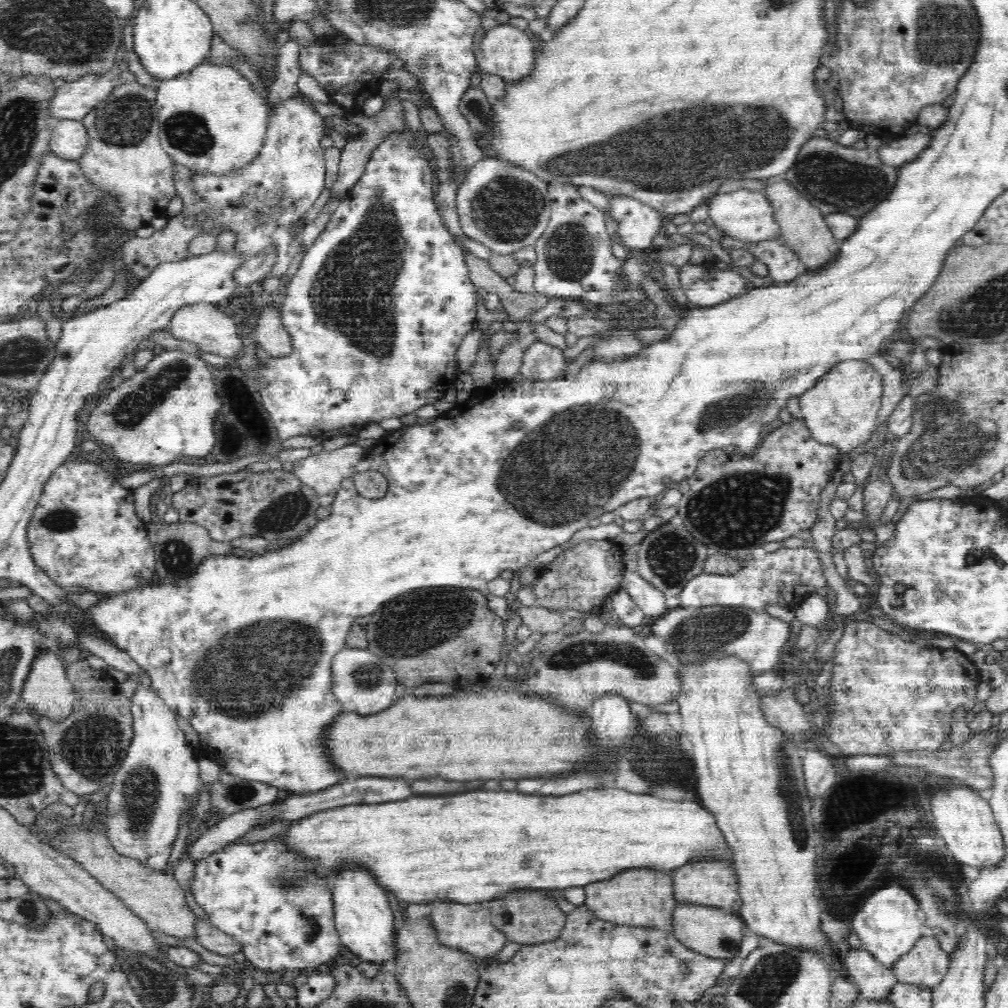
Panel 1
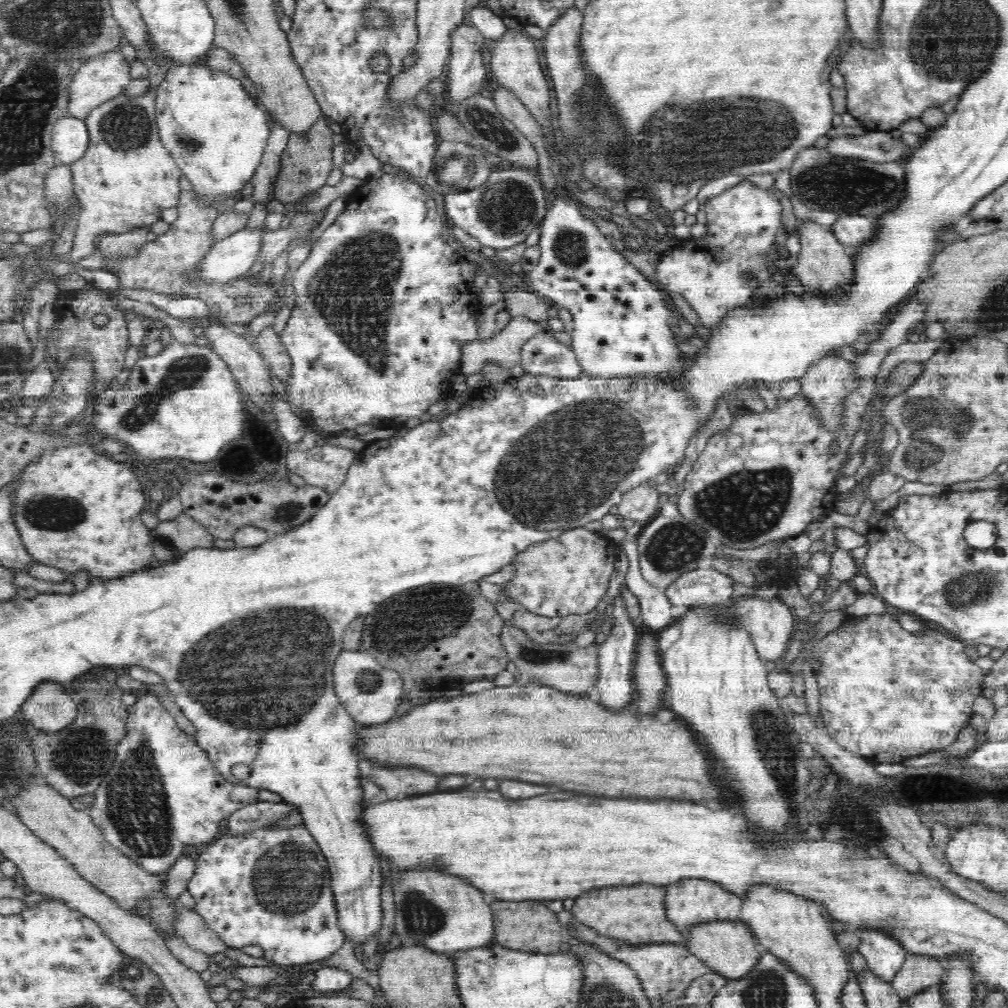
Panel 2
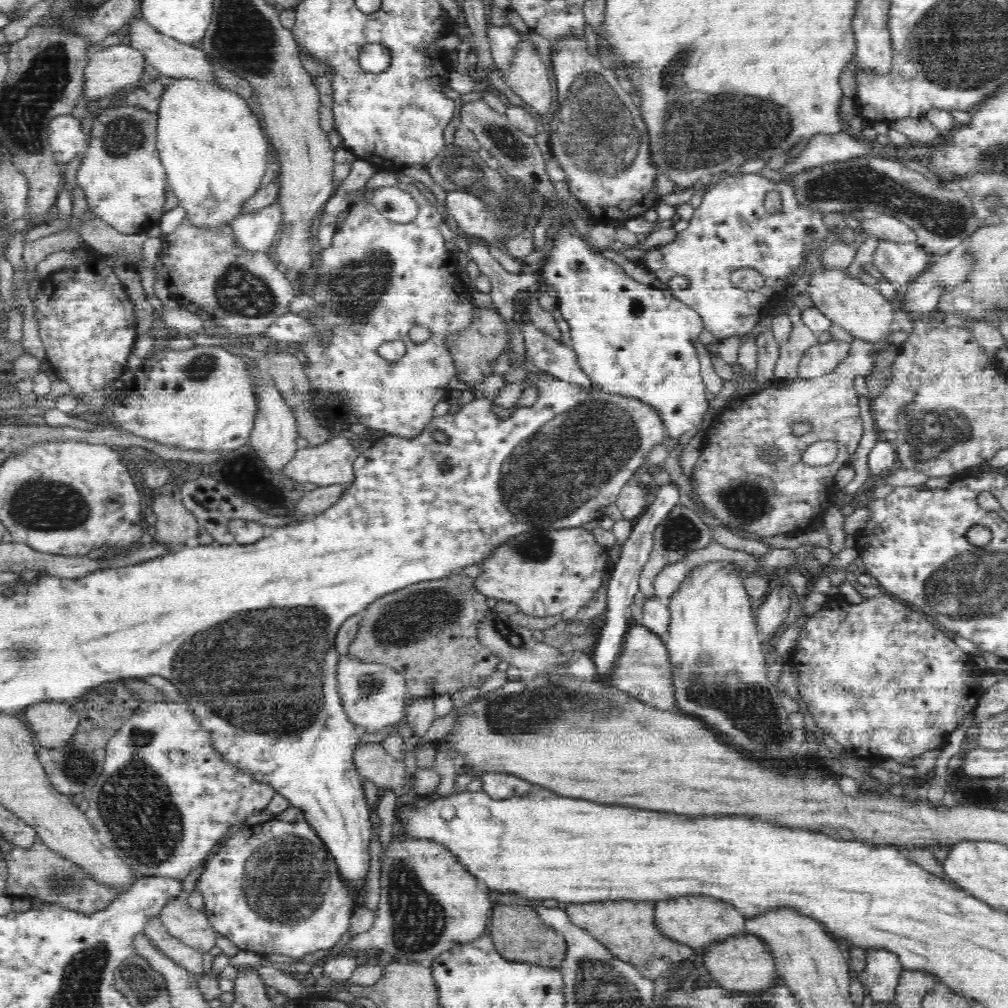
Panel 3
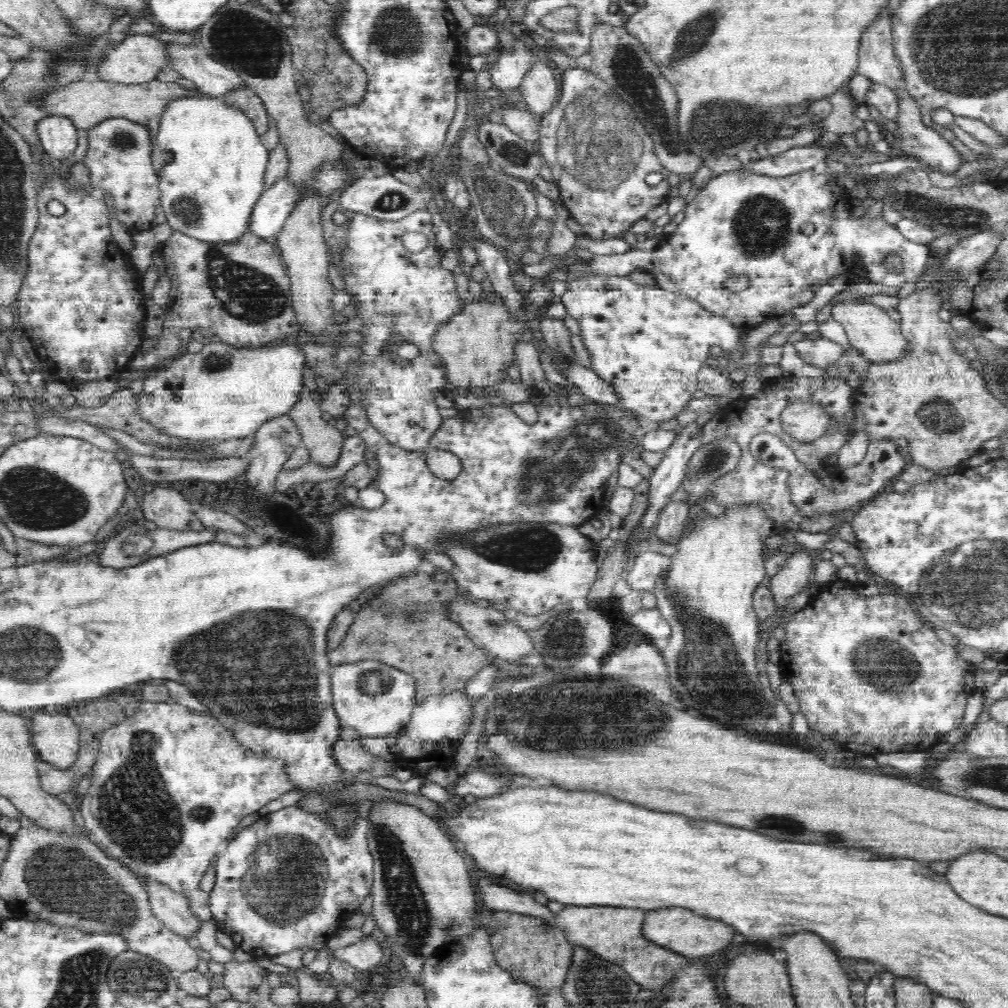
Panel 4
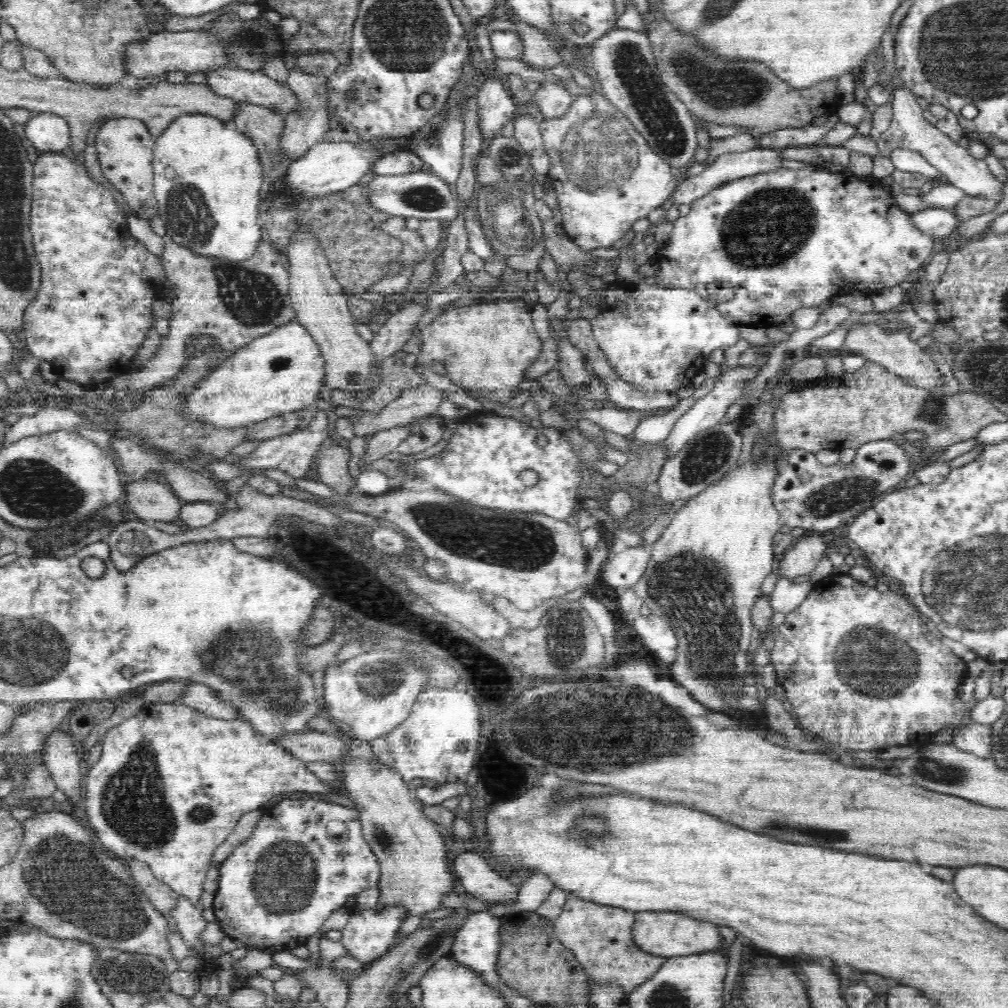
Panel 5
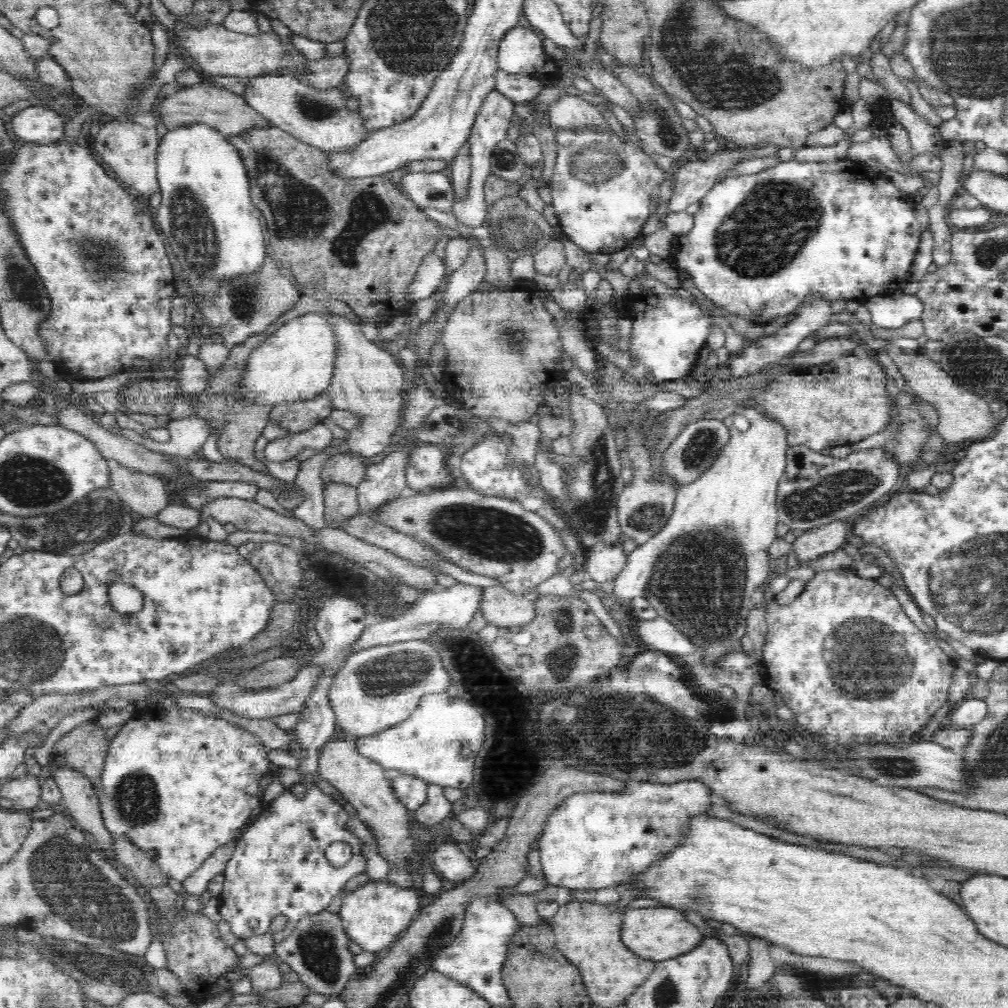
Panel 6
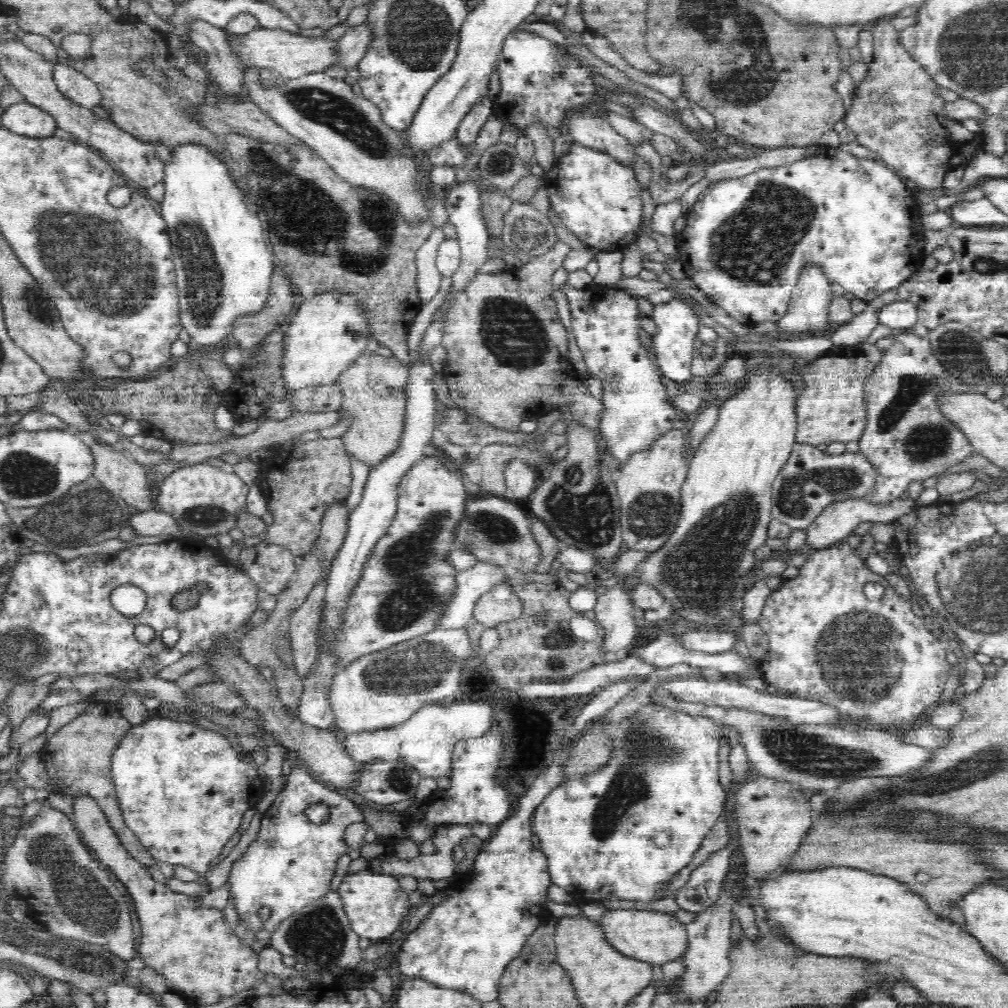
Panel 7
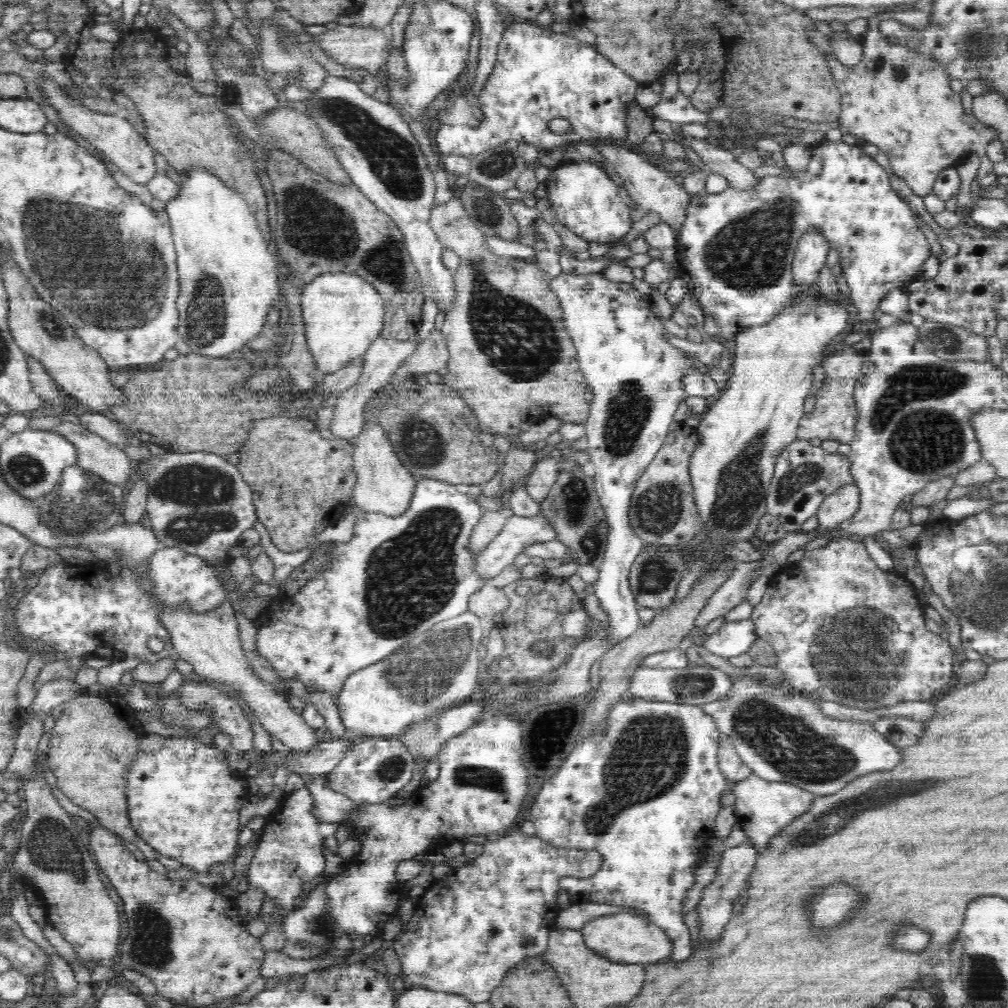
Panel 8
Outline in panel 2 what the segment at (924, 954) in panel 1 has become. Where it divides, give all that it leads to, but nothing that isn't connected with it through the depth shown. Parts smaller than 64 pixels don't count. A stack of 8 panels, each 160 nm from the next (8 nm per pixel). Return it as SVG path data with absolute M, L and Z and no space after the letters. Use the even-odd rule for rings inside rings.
M908 953L904 964L890 984L905 1004L906 1000L916 997L921 990L938 985L944 971L945 966L942 966L942 962Z

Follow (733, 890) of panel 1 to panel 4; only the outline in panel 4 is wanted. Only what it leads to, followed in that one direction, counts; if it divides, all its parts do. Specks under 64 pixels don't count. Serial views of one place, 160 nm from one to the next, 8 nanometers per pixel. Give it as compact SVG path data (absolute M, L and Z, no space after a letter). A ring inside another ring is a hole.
M679 907L647 911L642 924L642 936L646 937L651 944L660 945L689 959L706 957L725 947L730 947L735 933L738 932L724 921L698 916L690 909Z

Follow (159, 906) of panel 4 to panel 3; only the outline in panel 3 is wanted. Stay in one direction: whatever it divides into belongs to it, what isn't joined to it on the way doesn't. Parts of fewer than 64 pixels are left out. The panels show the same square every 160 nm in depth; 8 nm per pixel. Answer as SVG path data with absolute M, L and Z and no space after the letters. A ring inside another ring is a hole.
M184 896L168 900L160 918L166 930L178 940L200 952L216 946L216 932L202 910L192 909Z

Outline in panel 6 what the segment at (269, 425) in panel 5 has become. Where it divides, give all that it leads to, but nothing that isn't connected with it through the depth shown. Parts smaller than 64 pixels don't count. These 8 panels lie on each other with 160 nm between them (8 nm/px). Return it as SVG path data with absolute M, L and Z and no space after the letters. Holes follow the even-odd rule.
M324 392L310 400L276 404L270 411L269 421L280 426L282 430L299 433L322 423L324 418L330 416L333 409L330 397Z

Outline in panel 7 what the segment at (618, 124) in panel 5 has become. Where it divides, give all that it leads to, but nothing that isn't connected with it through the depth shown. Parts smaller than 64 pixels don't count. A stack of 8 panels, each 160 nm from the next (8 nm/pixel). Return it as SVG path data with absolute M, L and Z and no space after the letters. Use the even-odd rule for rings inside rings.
M573 144L545 174L543 186L548 191L552 210L578 240L589 248L609 254L622 254L638 238L644 216L640 192L643 187L627 166L618 164L590 147Z

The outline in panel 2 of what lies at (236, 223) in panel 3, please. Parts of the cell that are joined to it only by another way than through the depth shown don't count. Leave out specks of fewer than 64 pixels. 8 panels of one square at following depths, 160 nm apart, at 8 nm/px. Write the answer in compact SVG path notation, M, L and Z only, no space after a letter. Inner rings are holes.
M240 229L213 246L195 277L203 282L224 284L246 274L257 263L263 245L264 229Z

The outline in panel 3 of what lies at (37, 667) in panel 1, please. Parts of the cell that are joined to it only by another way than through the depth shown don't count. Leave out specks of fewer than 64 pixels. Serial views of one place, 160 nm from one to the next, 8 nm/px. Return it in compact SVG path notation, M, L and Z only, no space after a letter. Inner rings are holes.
M65 702L30 705L20 716L34 732L37 747L48 750L69 747L79 724L73 705Z

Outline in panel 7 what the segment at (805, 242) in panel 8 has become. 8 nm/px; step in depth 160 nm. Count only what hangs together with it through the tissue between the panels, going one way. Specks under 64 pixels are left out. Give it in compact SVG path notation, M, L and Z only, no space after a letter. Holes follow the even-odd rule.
M807 264L792 292L788 311L776 325L794 335L820 330L830 323L832 300L833 293L822 267Z

